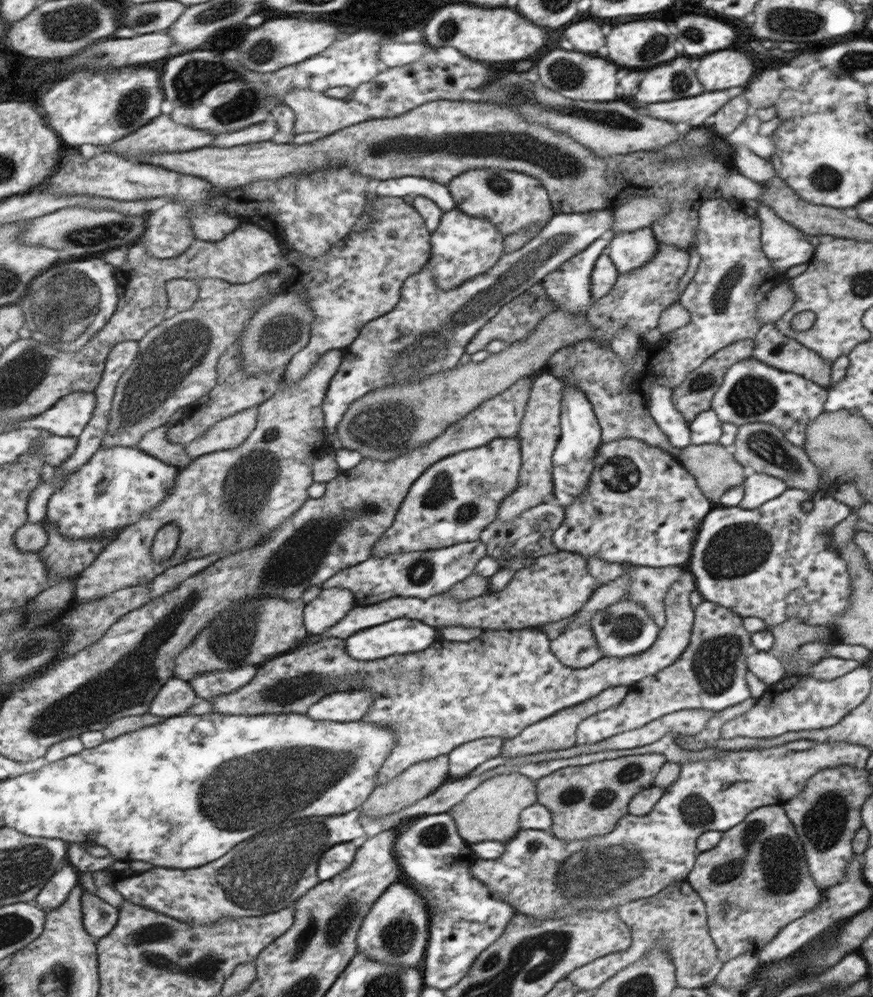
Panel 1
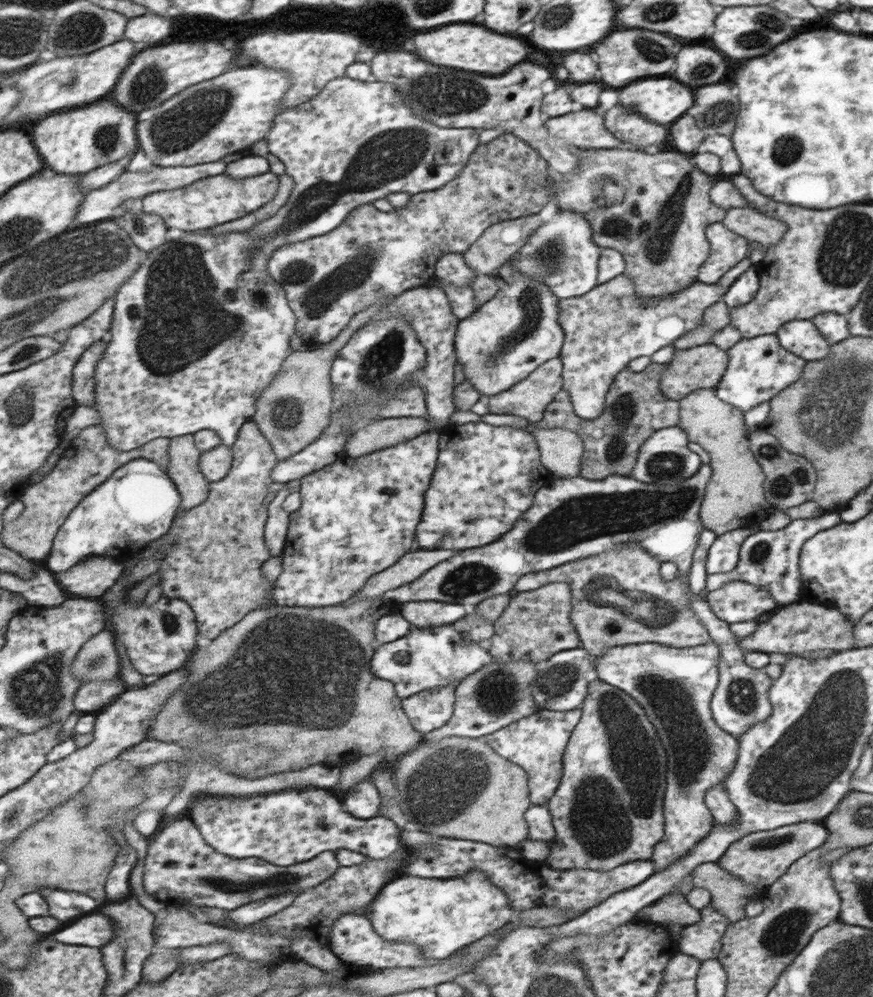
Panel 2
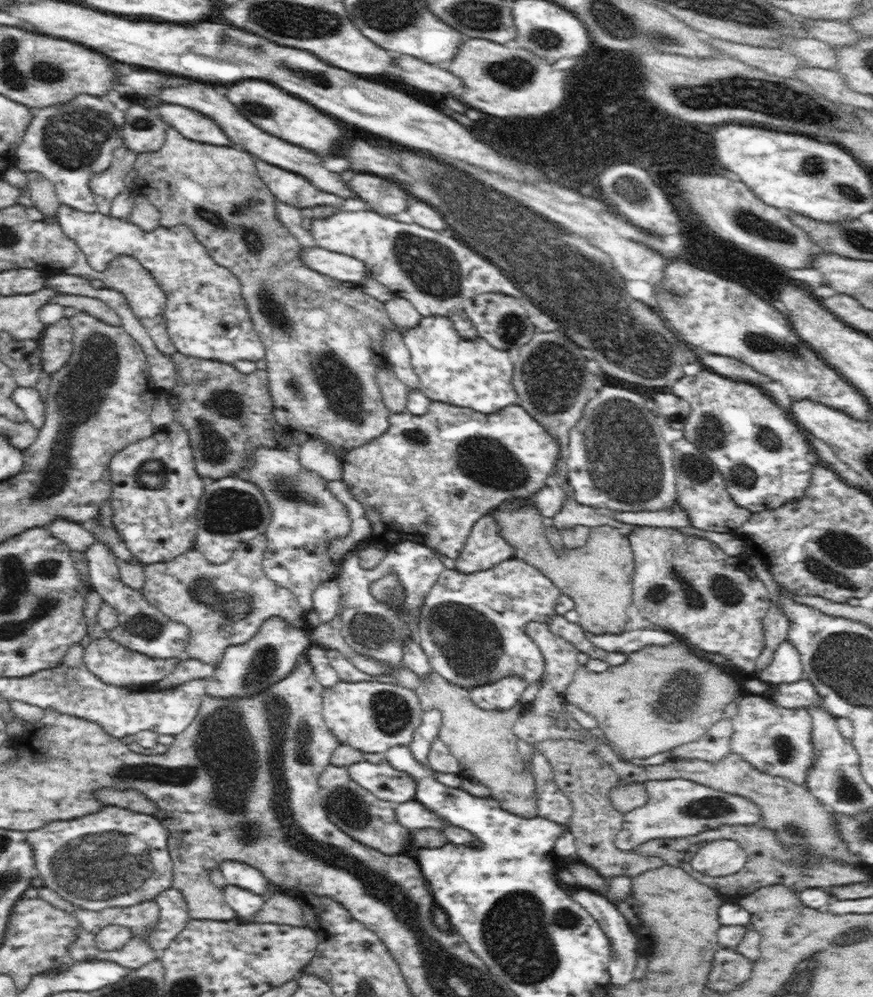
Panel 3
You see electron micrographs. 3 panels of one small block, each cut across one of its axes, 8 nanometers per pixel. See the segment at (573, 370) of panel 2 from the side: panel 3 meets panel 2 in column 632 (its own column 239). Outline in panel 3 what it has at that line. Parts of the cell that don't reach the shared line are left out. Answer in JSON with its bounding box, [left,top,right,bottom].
[56,203,265,363]

